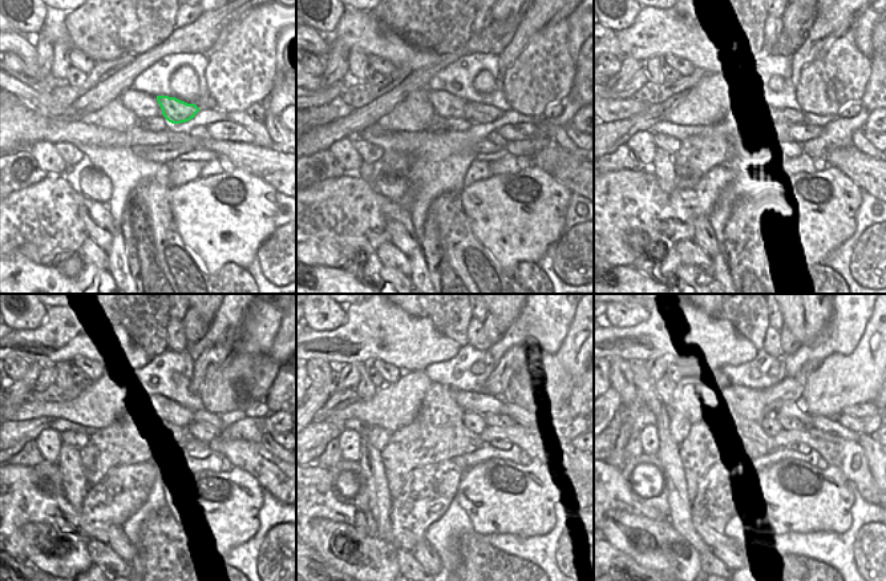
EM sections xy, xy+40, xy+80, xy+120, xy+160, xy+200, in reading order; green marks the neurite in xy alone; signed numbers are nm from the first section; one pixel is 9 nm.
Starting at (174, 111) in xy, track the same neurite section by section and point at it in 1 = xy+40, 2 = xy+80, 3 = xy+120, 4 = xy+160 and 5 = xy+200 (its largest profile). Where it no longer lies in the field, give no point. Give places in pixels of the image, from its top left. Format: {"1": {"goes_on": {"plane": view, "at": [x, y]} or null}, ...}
{"1": {"goes_on": {"plane": "xy+40", "at": [477, 113]}}, "2": {"goes_on": {"plane": "xy+80", "at": [781, 116]}}, "3": {"goes_on": {"plane": "xy+120", "at": [197, 415]}}, "4": {"goes_on": {"plane": "xy+160", "at": [518, 415]}}, "5": {"goes_on": {"plane": "xy+200", "at": [826, 424]}}}

